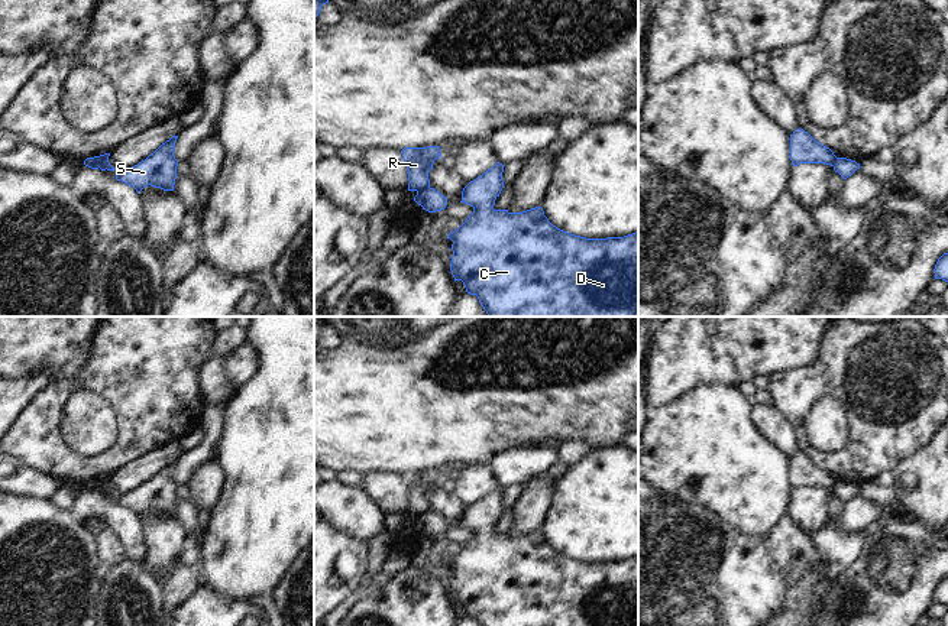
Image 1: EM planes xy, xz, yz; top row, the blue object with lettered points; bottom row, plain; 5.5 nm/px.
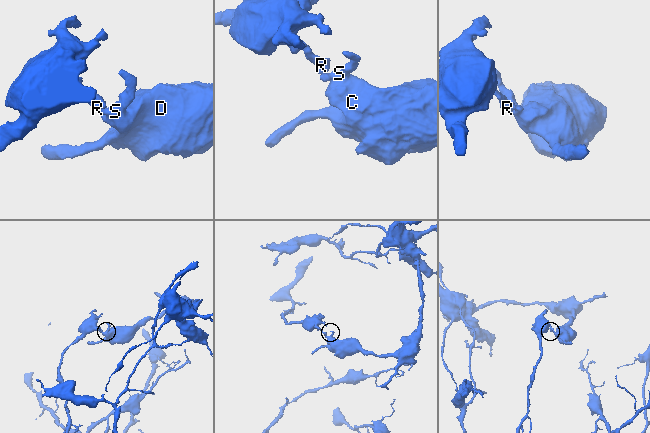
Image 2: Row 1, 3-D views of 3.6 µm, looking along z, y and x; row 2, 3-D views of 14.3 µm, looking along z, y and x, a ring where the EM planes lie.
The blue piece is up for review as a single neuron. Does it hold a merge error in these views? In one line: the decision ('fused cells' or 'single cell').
fused cells

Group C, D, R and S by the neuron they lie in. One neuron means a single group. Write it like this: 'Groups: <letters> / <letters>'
Groups: C D S / R

